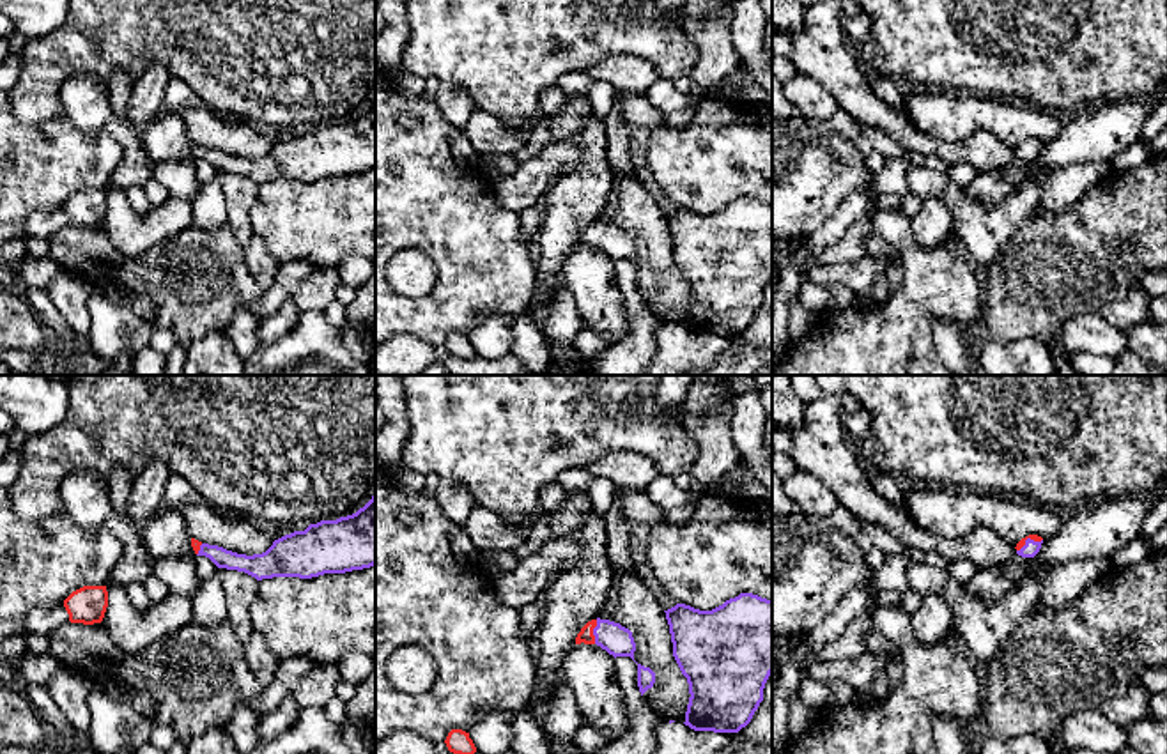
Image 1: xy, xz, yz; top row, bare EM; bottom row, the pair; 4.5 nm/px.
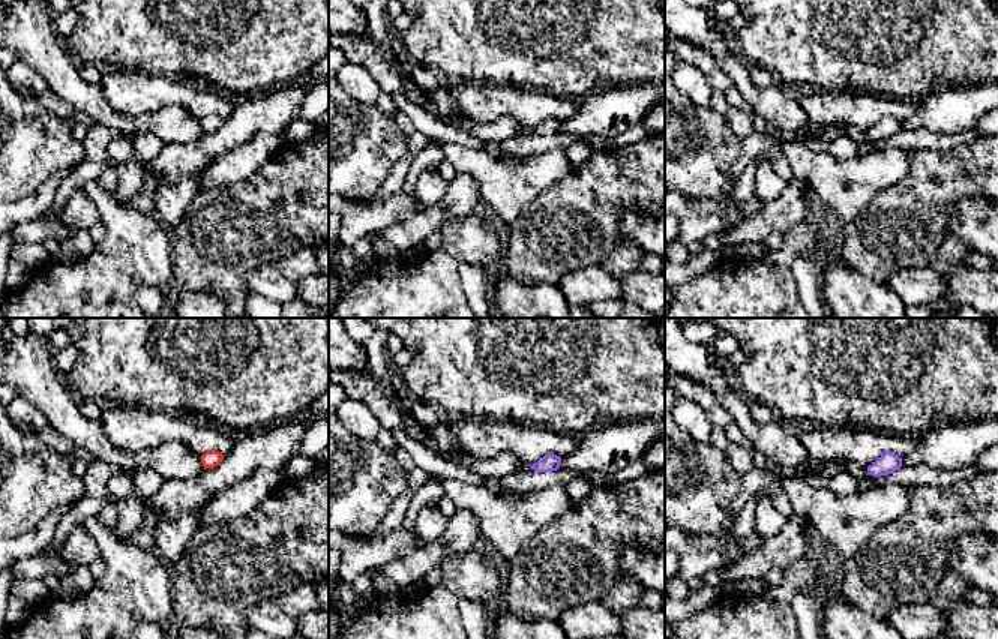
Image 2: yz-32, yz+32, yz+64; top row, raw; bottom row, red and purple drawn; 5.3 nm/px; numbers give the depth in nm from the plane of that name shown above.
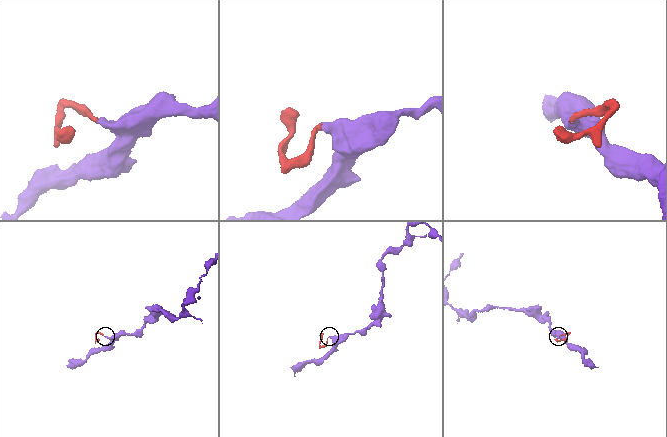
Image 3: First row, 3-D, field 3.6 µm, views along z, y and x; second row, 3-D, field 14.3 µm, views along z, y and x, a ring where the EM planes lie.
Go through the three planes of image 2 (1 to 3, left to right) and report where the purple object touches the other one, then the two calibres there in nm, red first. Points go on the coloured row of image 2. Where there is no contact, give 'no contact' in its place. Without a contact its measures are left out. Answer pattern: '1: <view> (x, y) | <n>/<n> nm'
1: no contact
2: no contact
3: no contact

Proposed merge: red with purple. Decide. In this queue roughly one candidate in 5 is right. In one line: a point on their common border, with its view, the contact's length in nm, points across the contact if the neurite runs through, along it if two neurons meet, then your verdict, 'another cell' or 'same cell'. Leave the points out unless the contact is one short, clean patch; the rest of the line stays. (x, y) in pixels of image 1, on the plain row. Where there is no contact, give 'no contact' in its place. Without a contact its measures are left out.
meets red in xz at (592, 236); contact 110 nm long; runs through xz (585, 239), (592, 236), (604, 236), (613, 241); same cell

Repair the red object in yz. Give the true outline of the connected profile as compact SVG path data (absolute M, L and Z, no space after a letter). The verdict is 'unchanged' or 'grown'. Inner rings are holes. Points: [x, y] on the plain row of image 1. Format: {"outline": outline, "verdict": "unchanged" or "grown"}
{"outline": "M1029 138L1025 142L1022 142L1018 147L1016 147L1016 158L1022 159L1022 161L1034 161L1039 152L1041 152L1041 147L1043 147L1043 142L1038 140L1038 138Z", "verdict": "grown"}

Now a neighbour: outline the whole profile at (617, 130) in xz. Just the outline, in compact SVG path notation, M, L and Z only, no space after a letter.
M618 92L618 97L613 103L613 108L606 120L606 140L607 140L607 161L613 170L618 170L632 179L634 177L634 161L629 150L629 131L625 117L620 112L623 99L630 97L629 92Z

